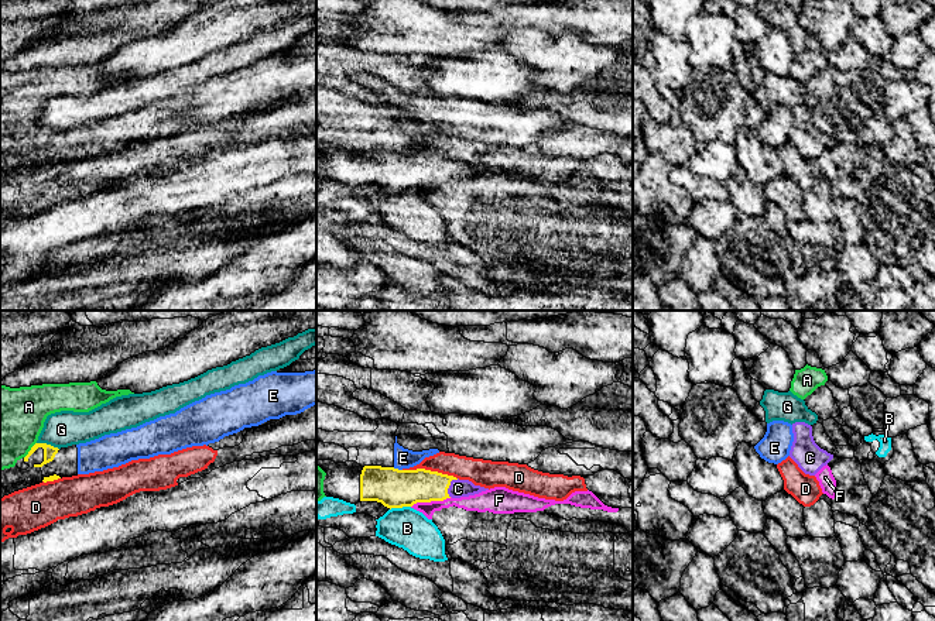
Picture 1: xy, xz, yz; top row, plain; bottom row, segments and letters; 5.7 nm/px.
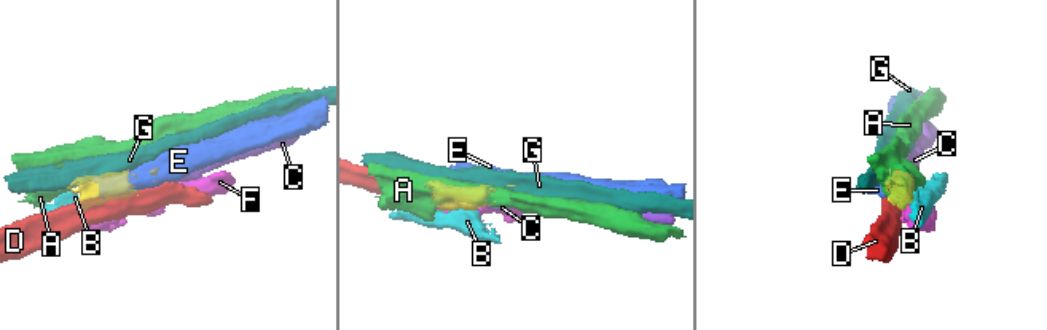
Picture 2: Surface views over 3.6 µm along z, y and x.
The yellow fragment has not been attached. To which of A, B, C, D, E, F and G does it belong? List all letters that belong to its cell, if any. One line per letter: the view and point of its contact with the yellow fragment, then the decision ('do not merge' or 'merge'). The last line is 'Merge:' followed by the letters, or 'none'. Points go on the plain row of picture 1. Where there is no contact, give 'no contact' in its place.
A: xy (30, 134) | do not merge
B: xz (400, 191) | do not merge
C: xz (449, 168) | merge
D: xz (430, 154) | do not merge
E: xz (397, 153) | do not merge
F: xz (431, 184) | do not merge
G: xy (48, 129) | do not merge
Merge: C

